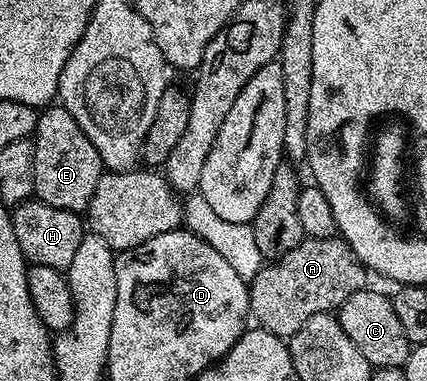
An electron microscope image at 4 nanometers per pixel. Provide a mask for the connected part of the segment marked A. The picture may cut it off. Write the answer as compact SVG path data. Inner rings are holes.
M309 237L284 257L264 264L259 274L250 278L247 290L251 304L249 313L258 328L289 339L301 331L313 315L338 310L339 305L353 295L353 291L368 284L367 277L368 270L353 255L342 237Z

